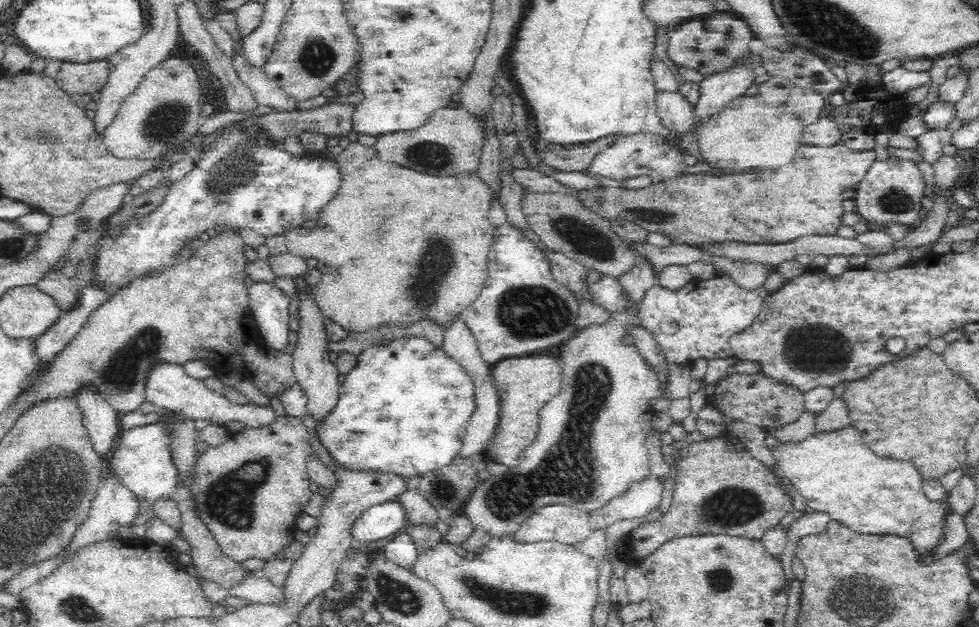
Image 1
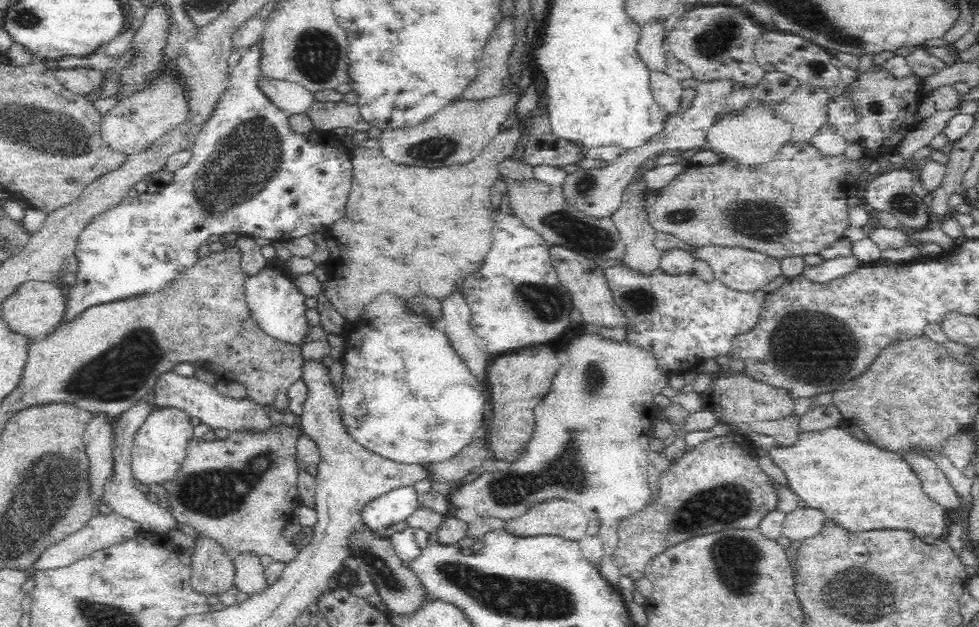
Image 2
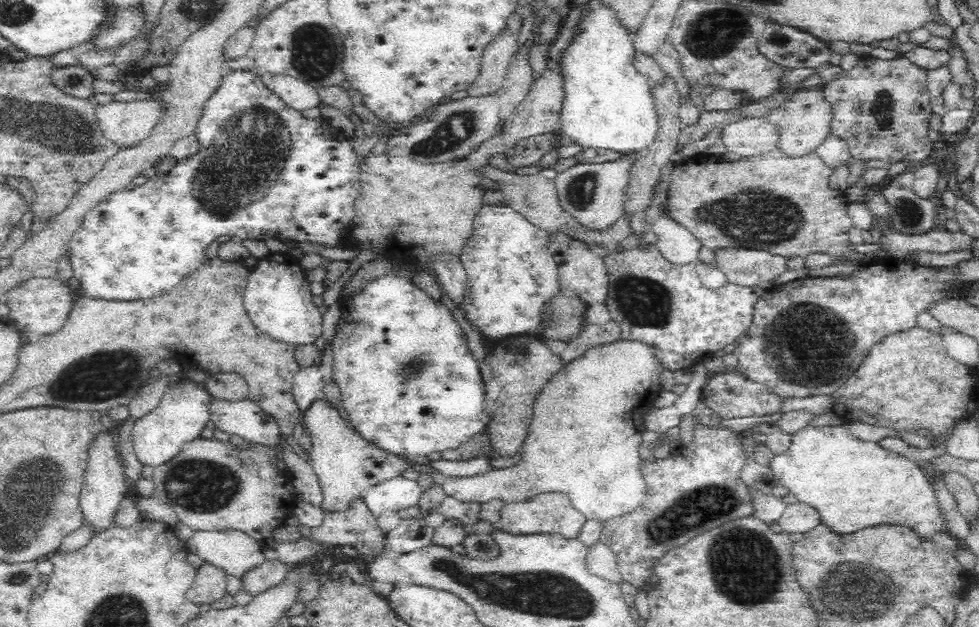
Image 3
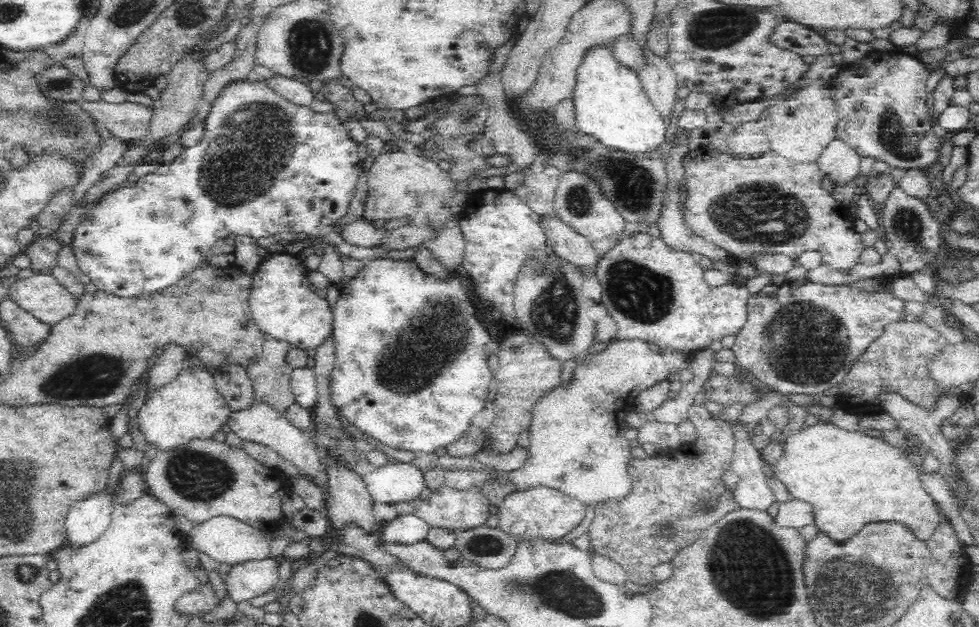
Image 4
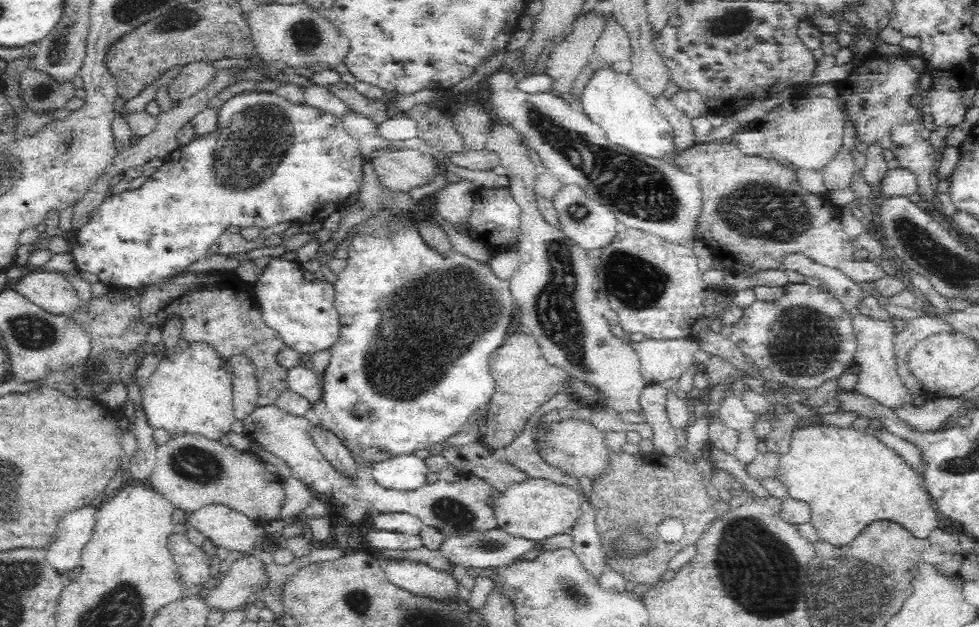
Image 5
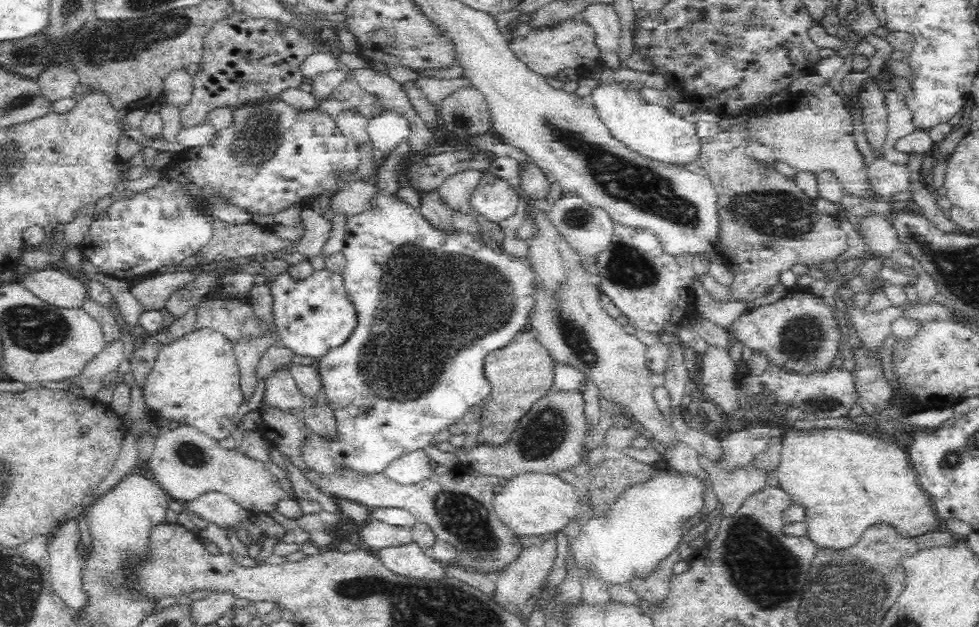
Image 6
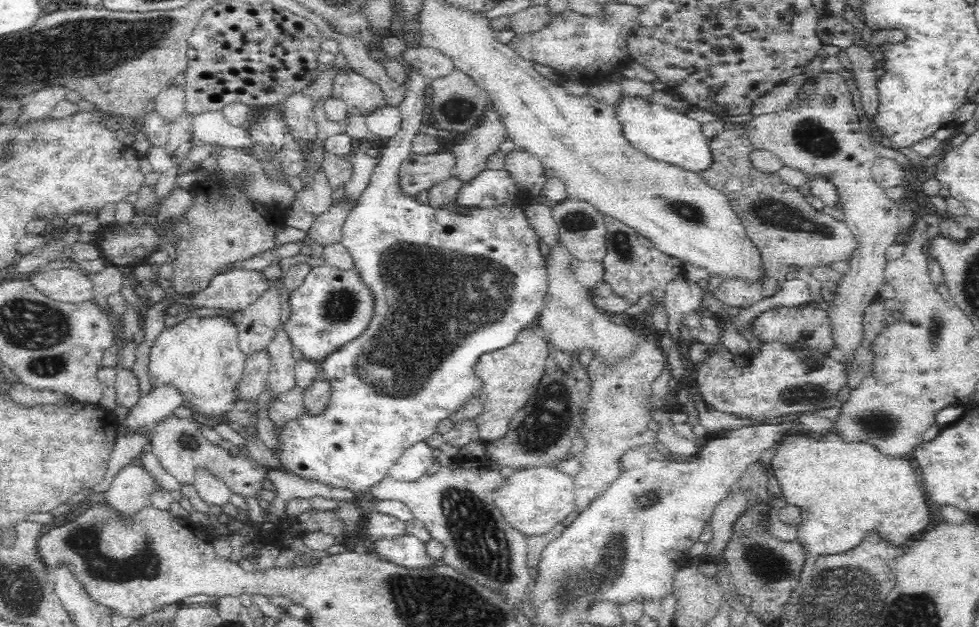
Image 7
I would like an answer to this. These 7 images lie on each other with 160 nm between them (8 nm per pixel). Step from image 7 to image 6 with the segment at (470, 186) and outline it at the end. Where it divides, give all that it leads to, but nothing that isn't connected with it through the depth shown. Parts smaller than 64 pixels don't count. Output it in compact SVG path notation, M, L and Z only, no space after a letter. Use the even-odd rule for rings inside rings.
M489 169L483 170L480 182L469 196L473 212L497 224L514 216L519 202L518 194L510 183Z

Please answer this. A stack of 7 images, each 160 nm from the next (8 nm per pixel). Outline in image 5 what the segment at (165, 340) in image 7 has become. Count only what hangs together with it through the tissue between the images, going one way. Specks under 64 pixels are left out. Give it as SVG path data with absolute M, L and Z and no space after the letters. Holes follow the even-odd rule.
M192 341L183 350L166 355L141 390L142 406L153 430L165 429L170 436L180 433L200 433L210 440L219 441L227 436L236 420L233 413L232 377L226 368L228 359L218 353L210 341Z

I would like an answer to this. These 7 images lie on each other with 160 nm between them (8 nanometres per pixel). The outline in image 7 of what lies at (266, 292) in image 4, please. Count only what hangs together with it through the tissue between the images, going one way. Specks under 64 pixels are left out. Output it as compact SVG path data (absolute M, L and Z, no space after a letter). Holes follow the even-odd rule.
M324 264L310 269L304 284L288 292L290 316L284 330L293 346L304 354L304 359L319 362L358 338L374 316L374 293L358 270L342 270Z

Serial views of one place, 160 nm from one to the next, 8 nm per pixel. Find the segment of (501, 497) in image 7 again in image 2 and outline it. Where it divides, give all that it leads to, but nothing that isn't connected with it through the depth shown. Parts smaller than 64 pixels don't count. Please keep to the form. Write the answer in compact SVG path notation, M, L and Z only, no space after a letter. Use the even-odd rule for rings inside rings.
M558 498L532 505L522 516L504 521L503 529L513 536L562 536L580 540L586 536L590 519L570 501Z

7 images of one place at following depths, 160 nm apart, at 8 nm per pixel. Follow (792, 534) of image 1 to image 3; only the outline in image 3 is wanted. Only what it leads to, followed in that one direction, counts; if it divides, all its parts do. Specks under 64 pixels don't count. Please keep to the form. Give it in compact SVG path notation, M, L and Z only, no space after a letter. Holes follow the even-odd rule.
M800 501L794 504L787 504L784 514L780 516L777 523L782 527L782 531L788 534L804 534L821 524L817 510L813 506Z

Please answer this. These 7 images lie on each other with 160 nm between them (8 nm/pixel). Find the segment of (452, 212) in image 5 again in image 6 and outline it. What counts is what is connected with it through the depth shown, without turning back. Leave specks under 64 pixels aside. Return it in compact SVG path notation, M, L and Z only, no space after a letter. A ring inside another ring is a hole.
M468 169L457 172L446 178L442 186L437 189L444 203L448 203L453 210L458 210L465 214L472 214L473 210L469 206L469 196L480 182L483 171L478 169Z

